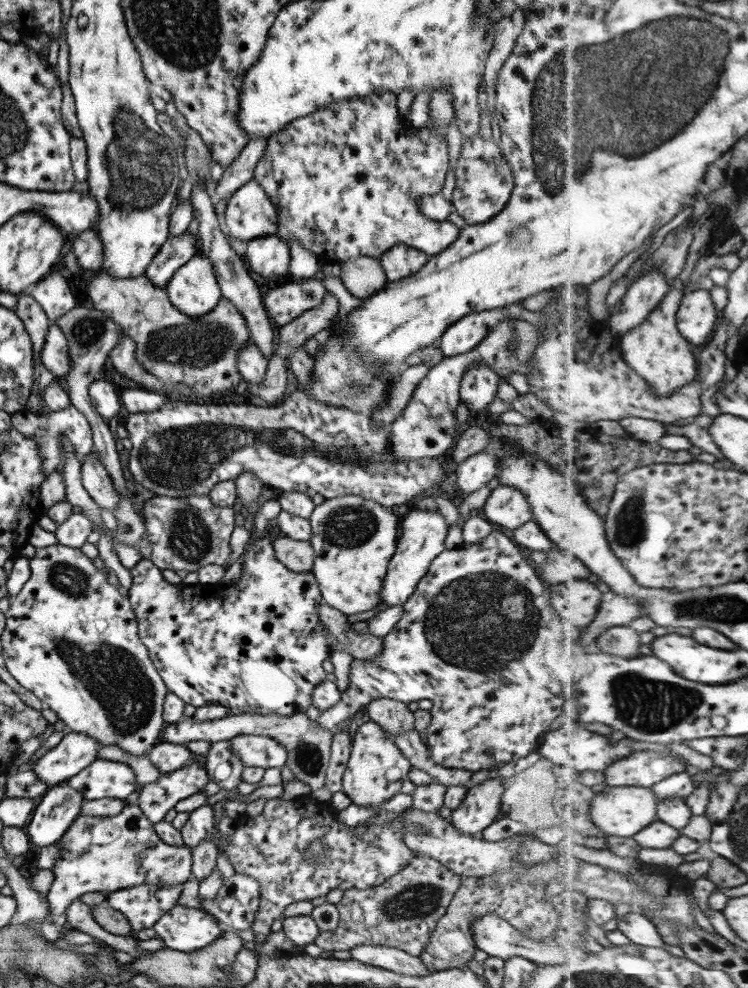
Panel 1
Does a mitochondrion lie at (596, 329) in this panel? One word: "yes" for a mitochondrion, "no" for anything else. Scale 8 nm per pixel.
no

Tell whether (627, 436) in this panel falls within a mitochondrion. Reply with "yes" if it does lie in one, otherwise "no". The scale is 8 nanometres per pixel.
no

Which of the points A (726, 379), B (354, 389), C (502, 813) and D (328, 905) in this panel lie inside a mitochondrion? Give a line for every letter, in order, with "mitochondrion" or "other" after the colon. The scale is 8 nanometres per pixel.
A: other
B: mitochondrion
C: other
D: other

